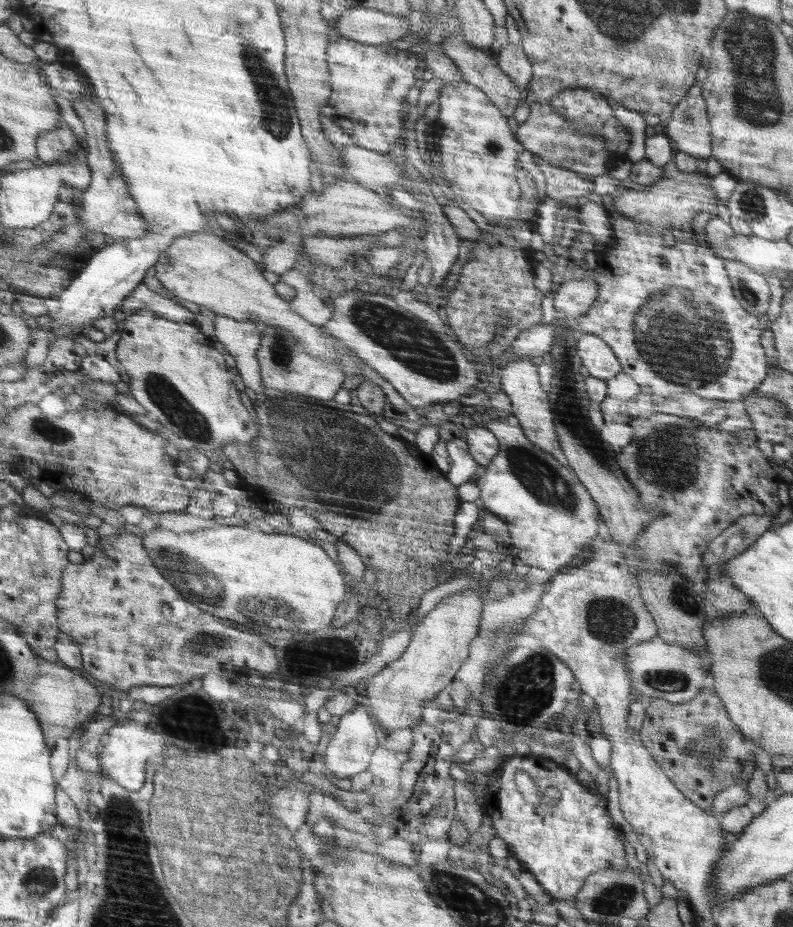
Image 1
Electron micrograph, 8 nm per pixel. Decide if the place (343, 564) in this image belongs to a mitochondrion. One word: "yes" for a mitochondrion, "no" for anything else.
no

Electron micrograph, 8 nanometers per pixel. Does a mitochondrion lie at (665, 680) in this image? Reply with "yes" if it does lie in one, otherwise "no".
yes

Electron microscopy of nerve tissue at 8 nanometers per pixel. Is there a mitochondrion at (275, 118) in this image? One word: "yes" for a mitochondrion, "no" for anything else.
yes

